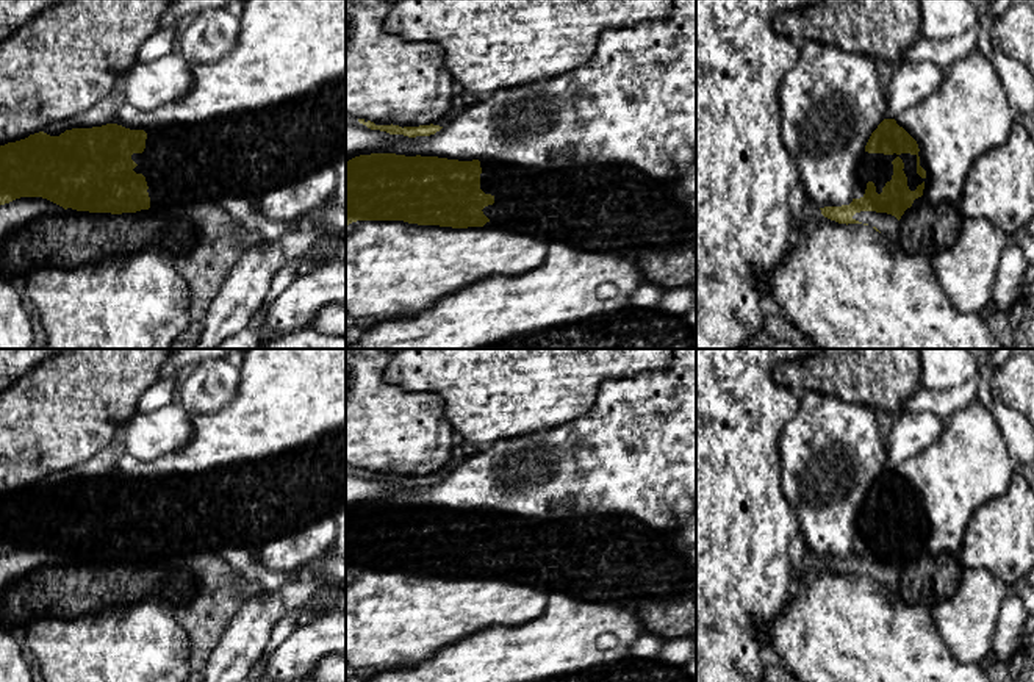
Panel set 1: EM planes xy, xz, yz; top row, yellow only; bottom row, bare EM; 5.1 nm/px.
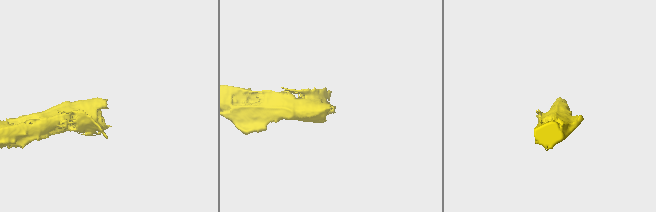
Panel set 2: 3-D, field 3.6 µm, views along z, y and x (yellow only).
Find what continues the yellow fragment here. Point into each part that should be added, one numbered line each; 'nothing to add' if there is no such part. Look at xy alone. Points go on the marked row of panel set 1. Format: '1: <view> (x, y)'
1: xy (141, 160)

